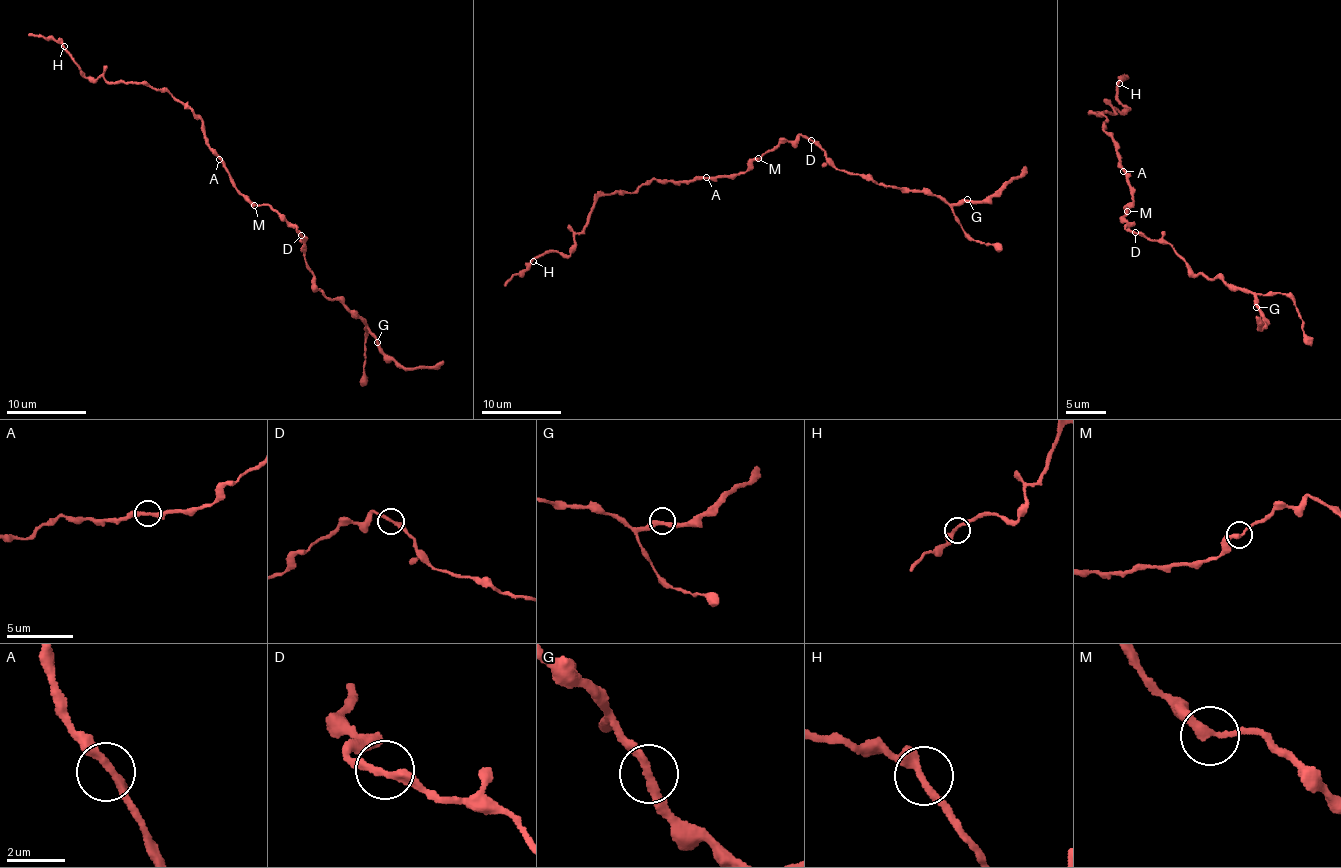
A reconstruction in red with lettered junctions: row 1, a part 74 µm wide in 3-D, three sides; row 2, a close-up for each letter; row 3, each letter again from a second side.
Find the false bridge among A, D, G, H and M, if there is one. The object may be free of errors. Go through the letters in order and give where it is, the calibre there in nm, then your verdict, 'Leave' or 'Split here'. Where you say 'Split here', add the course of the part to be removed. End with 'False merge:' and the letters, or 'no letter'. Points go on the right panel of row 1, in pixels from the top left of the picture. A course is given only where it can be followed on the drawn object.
A: Place: (1123, 171). Thickness 280 nm. Leave
D: Place: (1135, 232). Thickness 280 nm. Leave
G: Place: (1256, 307). Thickness 280 nm. Leave
H: Place: (1119, 83). Thickness 300 nm. Leave
M: Place: (1127, 211). Thickness 280 nm. Leave
False merge: no letter

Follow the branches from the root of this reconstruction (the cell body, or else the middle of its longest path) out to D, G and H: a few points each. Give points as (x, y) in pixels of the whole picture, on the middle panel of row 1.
D: (754, 160), (781, 143), (793, 142), (802, 136), (811, 140)
G: (754, 160), (781, 143), (803, 136), (838, 170), (887, 186), (929, 192), (951, 204), (967, 199)
H: (754, 160), (732, 176), (653, 179), (633, 191), (601, 196), (573, 250), (533, 261)

